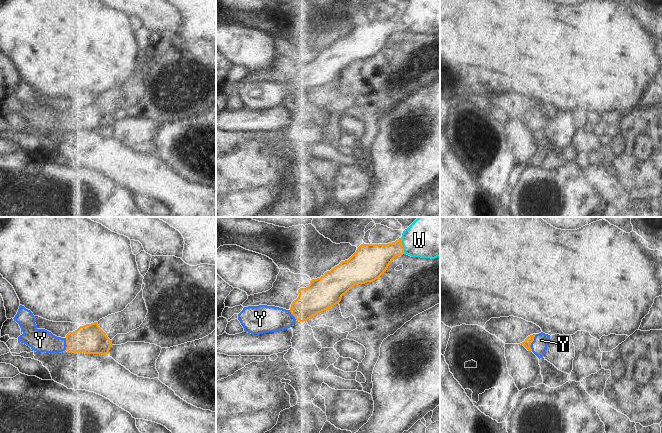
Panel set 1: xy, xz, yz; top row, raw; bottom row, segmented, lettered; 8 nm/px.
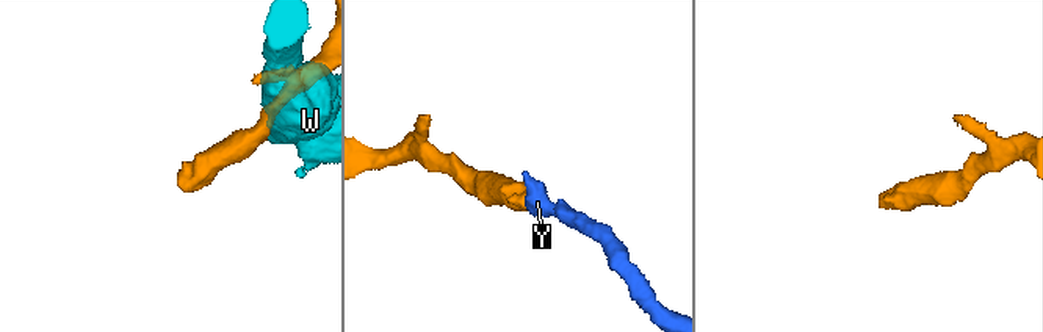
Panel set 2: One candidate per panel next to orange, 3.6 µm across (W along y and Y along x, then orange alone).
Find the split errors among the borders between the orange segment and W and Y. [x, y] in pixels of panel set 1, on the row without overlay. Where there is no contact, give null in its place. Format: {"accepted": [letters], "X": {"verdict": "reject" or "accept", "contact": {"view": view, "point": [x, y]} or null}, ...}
{"accepted": ["Y"], "W": {"verdict": "reject", "contact": {"view": "xz", "point": [402, 21]}}, "Y": {"verdict": "accept", "contact": {"view": "yz", "point": [532, 117]}}}

